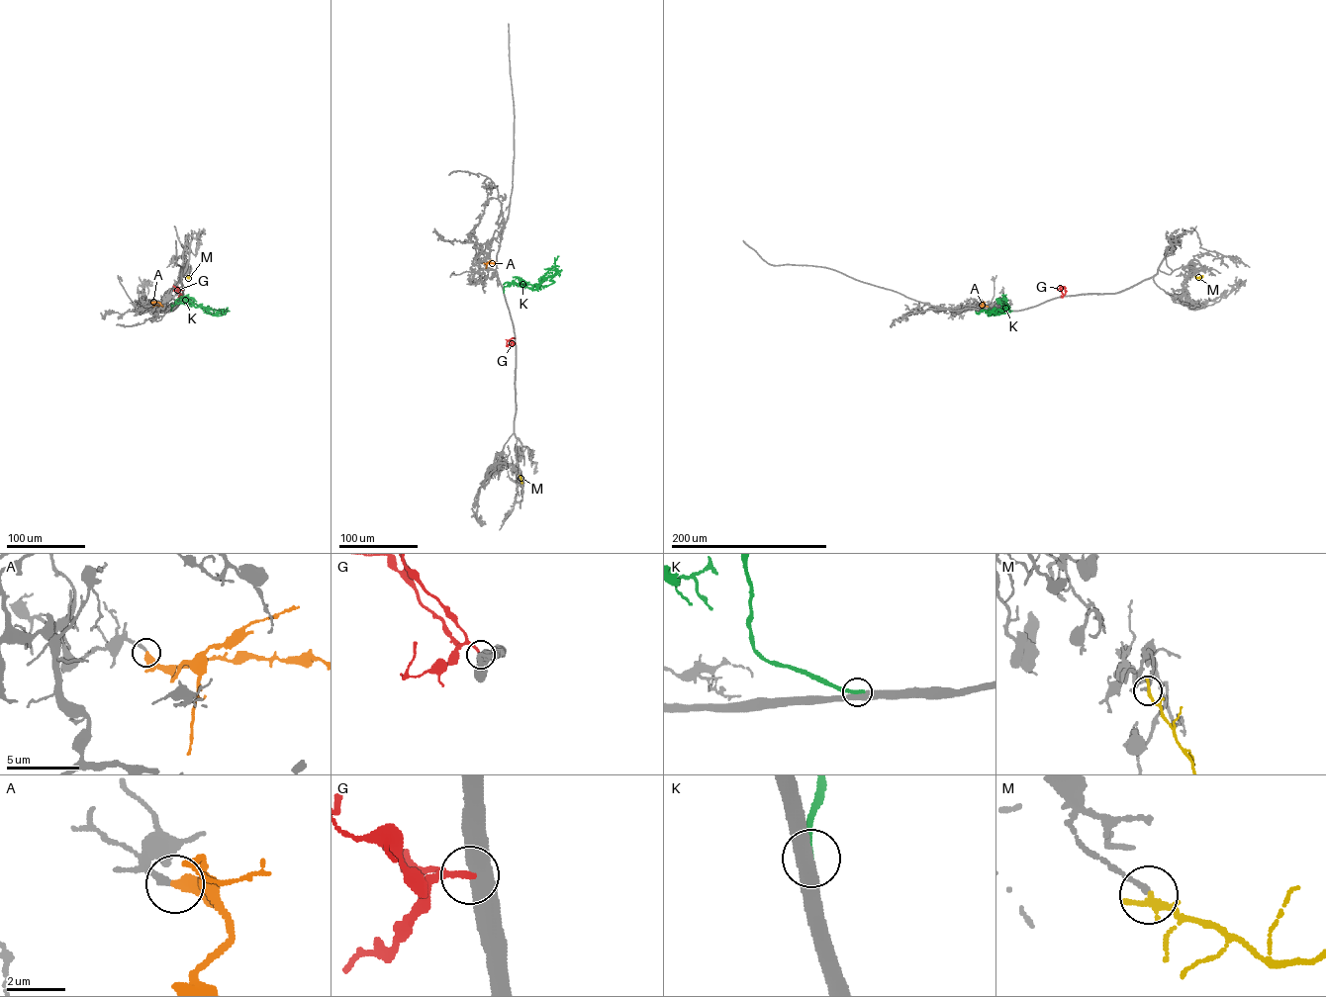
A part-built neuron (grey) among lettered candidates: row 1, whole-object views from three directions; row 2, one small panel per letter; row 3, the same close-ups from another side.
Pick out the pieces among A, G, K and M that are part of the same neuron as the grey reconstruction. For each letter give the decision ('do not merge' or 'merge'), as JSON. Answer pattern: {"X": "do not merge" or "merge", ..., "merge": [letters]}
{"A": "merge", "G": "do not merge", "K": "merge", "M": "do not merge", "merge": ["A", "K"]}

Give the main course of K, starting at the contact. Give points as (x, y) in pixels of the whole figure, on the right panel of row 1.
K: (1011, 311), (1005, 309), (1003, 299), (1009, 306), (1006, 312), (994, 316), (987, 311), (989, 315)

